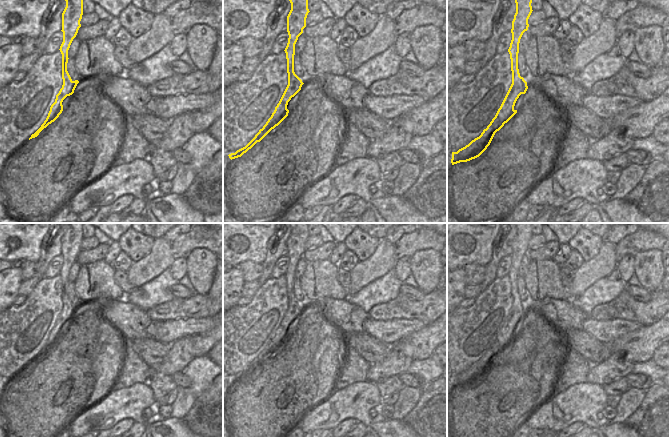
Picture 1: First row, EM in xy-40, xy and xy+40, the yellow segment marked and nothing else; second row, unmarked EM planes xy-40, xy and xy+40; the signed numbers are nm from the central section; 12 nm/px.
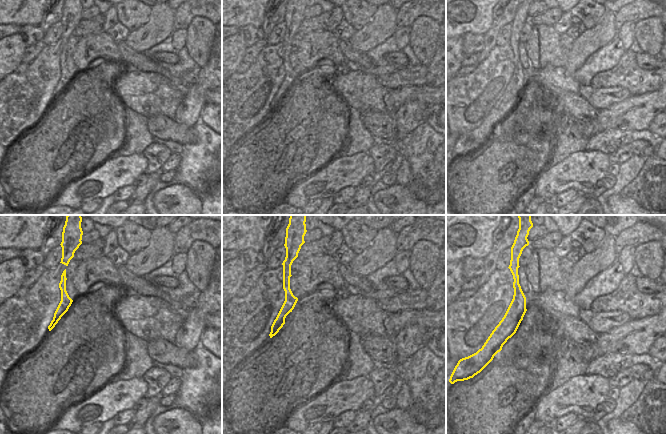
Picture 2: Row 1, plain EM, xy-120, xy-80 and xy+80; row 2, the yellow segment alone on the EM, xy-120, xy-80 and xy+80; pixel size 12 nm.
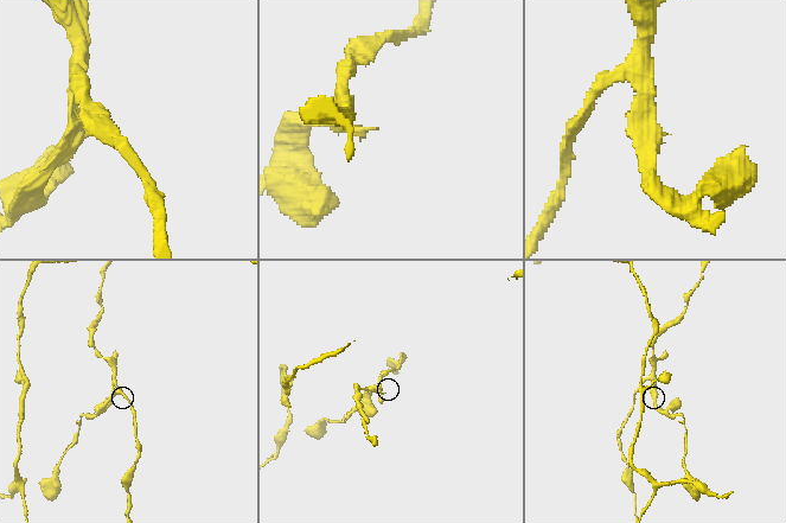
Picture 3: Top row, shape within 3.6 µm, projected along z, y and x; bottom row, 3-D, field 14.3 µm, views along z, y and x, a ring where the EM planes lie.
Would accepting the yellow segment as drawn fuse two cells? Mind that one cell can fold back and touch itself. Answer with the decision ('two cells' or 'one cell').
one cell

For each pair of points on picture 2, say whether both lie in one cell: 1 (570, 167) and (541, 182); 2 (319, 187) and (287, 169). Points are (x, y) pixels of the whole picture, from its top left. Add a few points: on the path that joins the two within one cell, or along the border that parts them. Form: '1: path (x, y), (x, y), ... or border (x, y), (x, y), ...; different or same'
1: path (563, 174), (555, 180), (548, 181); same
2: border (324, 165), (302, 179), (287, 194); different

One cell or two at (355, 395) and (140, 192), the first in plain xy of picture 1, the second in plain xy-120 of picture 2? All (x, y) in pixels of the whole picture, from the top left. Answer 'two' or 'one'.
two

